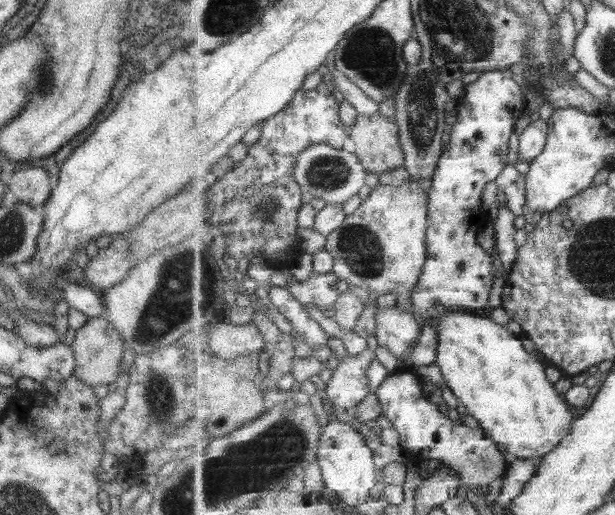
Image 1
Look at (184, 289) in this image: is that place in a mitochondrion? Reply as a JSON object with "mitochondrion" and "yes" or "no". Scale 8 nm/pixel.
{"mitochondrion":"yes"}

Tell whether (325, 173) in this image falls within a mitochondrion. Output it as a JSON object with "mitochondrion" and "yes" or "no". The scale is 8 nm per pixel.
{"mitochondrion":"yes"}

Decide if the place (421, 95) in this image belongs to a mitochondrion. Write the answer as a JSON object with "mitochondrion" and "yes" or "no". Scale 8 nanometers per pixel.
{"mitochondrion":"yes"}

